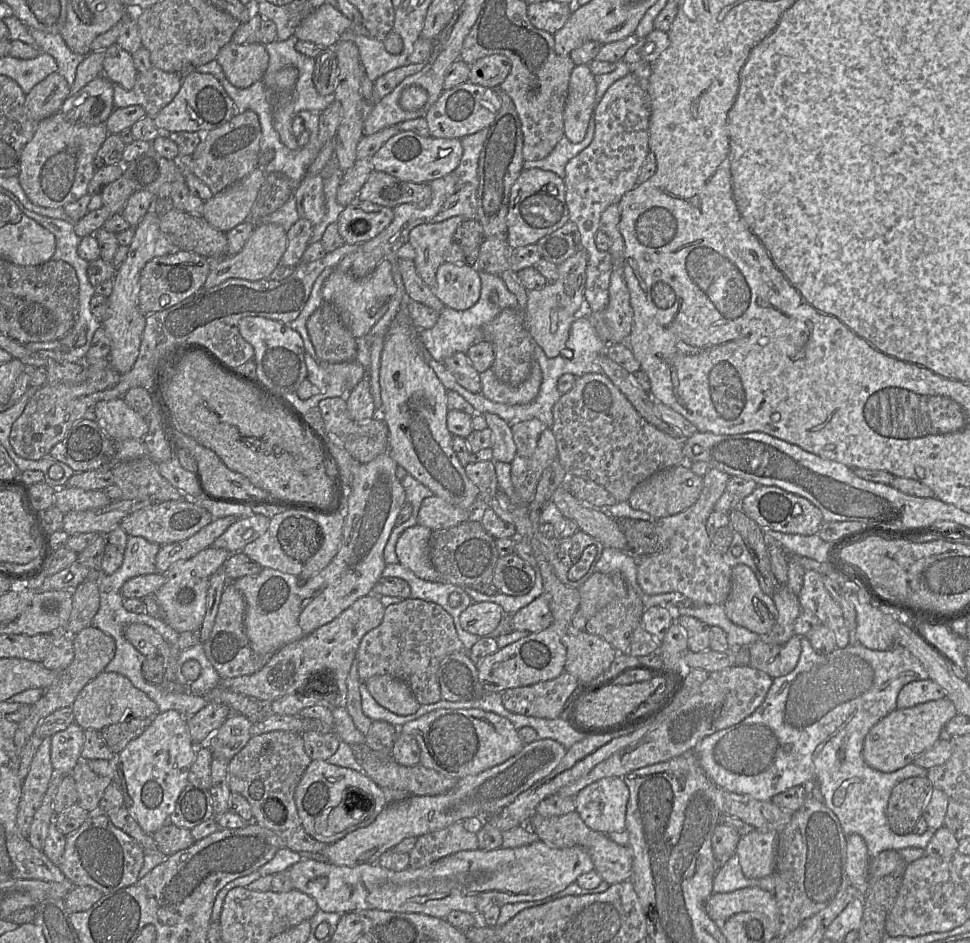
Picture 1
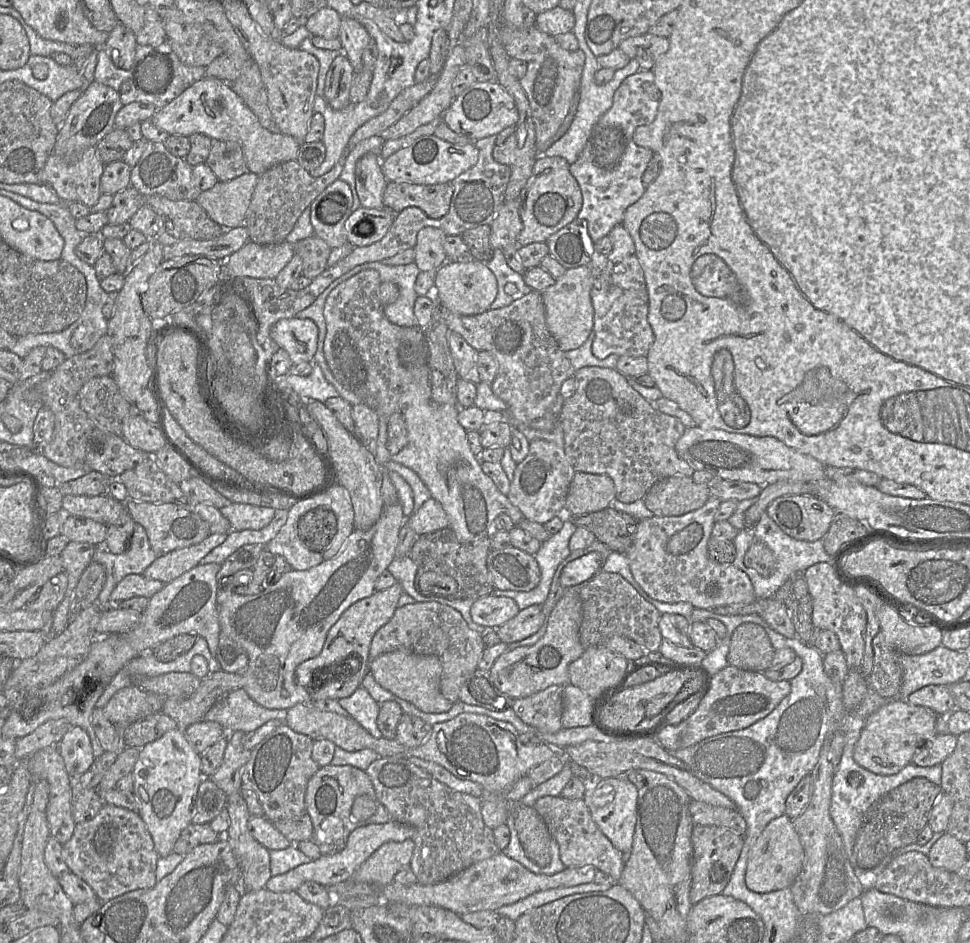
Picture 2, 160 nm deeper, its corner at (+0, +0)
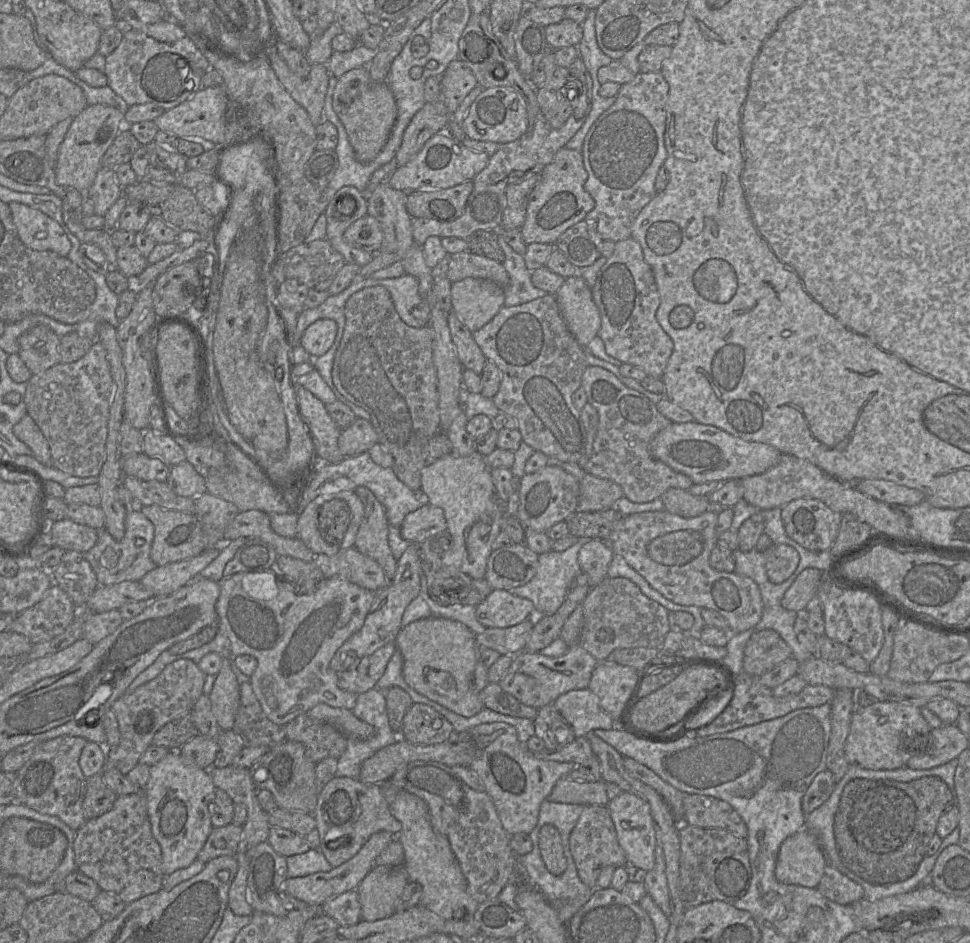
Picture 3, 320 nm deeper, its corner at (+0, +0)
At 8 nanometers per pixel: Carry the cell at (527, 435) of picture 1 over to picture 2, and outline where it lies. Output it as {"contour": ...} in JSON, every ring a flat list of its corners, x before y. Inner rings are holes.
{"contour":[[532,440,527,457,516,466,507,498,526,519,544,525,564,514,569,486,575,473,564,448,547,440]]}

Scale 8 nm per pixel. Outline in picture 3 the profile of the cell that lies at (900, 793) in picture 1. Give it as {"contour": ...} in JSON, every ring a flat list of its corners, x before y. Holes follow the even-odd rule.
{"contour":[[922,777,911,782,854,779,844,788,835,816,834,833,844,865,872,885,891,885,915,874,926,849,936,834,941,815,953,805,953,794,937,777]]}

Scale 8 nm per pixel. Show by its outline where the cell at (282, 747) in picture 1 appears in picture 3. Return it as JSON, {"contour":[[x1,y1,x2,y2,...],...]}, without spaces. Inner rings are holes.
{"contour":[[285,740,270,748,249,770,255,786,270,791,278,808,313,814,317,804,315,764,303,744]]}

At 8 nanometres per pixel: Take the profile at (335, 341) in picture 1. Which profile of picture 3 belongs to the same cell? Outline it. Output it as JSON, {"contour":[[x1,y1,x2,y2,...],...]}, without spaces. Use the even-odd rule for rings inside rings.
{"contour":[[381,285,363,288,352,294,345,304,344,312,345,327,338,348,334,355,332,368,332,379,334,385,345,398,369,412,371,416,371,423,378,436,378,442,394,457,393,470,396,473,397,477,412,491,419,491,422,486,422,470,428,465,425,458,423,457,423,448,430,438,440,432,437,376,432,360,433,331,428,324,426,324,422,328,413,328,406,325,397,314,390,294]]}

